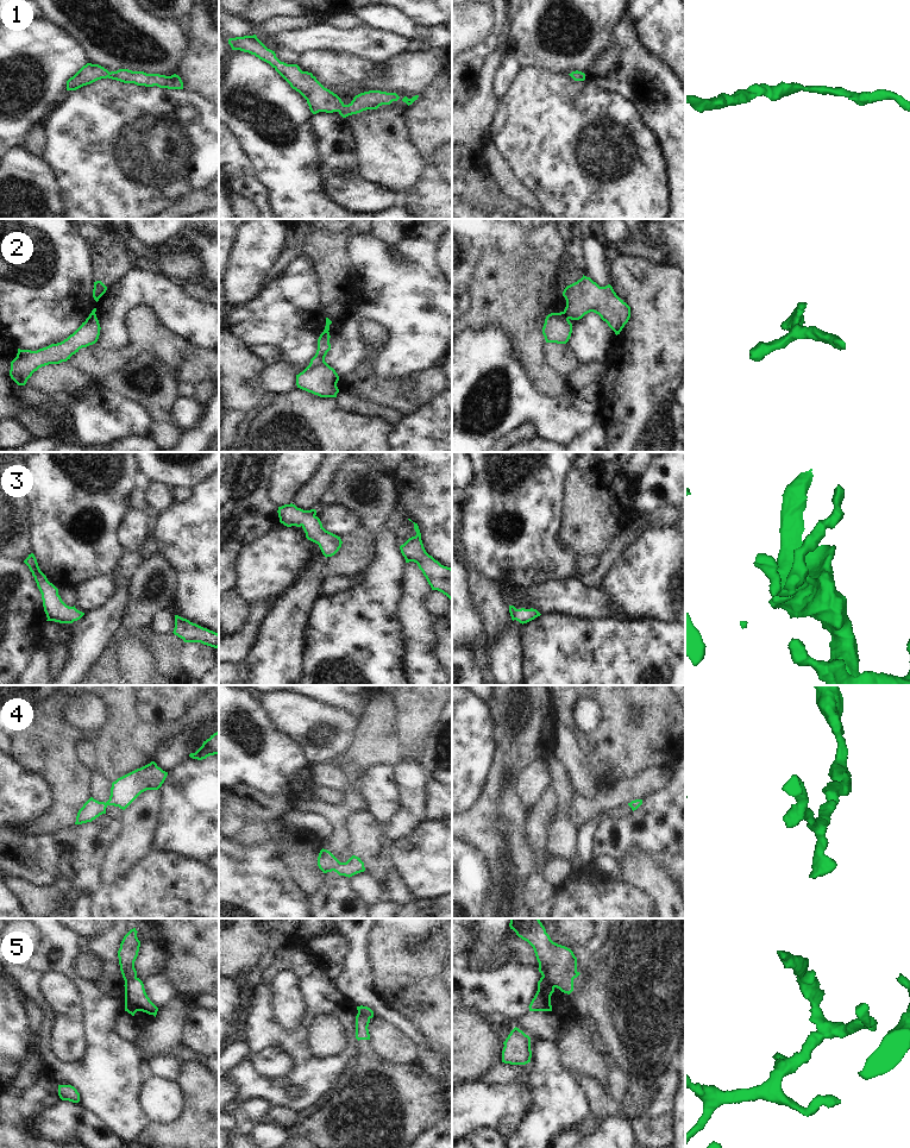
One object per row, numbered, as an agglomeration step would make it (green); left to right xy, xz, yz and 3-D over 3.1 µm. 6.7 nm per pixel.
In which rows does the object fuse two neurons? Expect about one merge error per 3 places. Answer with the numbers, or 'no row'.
2, 5

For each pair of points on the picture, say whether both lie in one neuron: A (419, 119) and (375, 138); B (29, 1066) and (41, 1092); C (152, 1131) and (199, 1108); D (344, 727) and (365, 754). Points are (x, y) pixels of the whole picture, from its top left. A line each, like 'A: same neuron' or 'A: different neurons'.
A: different neurons
B: different neurons
C: same neuron
D: different neurons

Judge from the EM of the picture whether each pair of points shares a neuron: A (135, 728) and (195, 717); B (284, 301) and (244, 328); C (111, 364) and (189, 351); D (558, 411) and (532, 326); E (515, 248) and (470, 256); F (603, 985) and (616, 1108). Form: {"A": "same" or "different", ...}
{"A": "same", "B": "same", "C": "same", "D": "different", "E": "same", "F": "different"}

